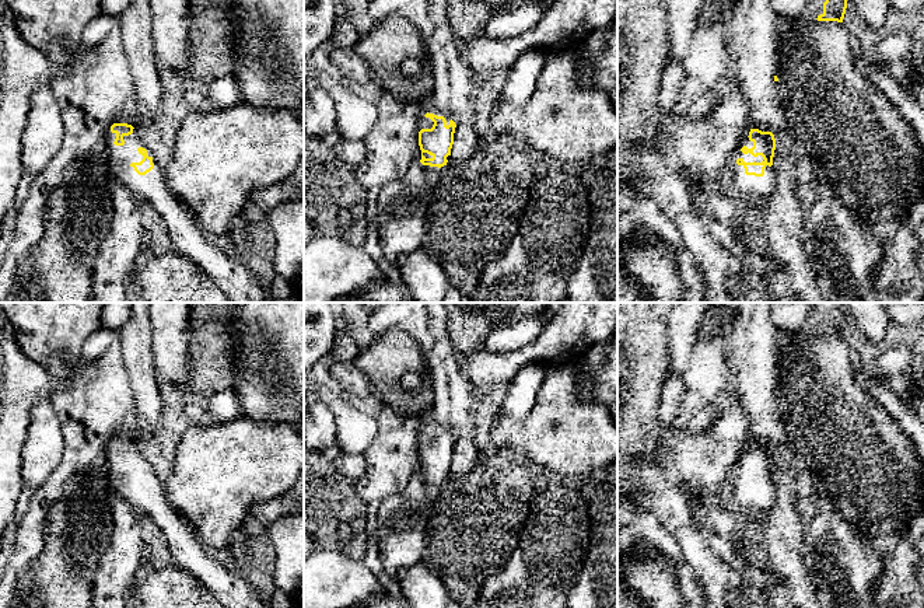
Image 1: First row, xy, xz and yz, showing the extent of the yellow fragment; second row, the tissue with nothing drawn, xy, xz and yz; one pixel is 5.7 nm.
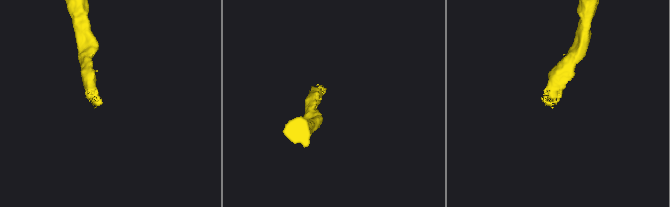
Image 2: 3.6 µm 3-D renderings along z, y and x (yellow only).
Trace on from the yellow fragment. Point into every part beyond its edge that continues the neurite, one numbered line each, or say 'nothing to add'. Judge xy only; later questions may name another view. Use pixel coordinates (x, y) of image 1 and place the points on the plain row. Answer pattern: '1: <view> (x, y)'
1: xy (133, 496)

